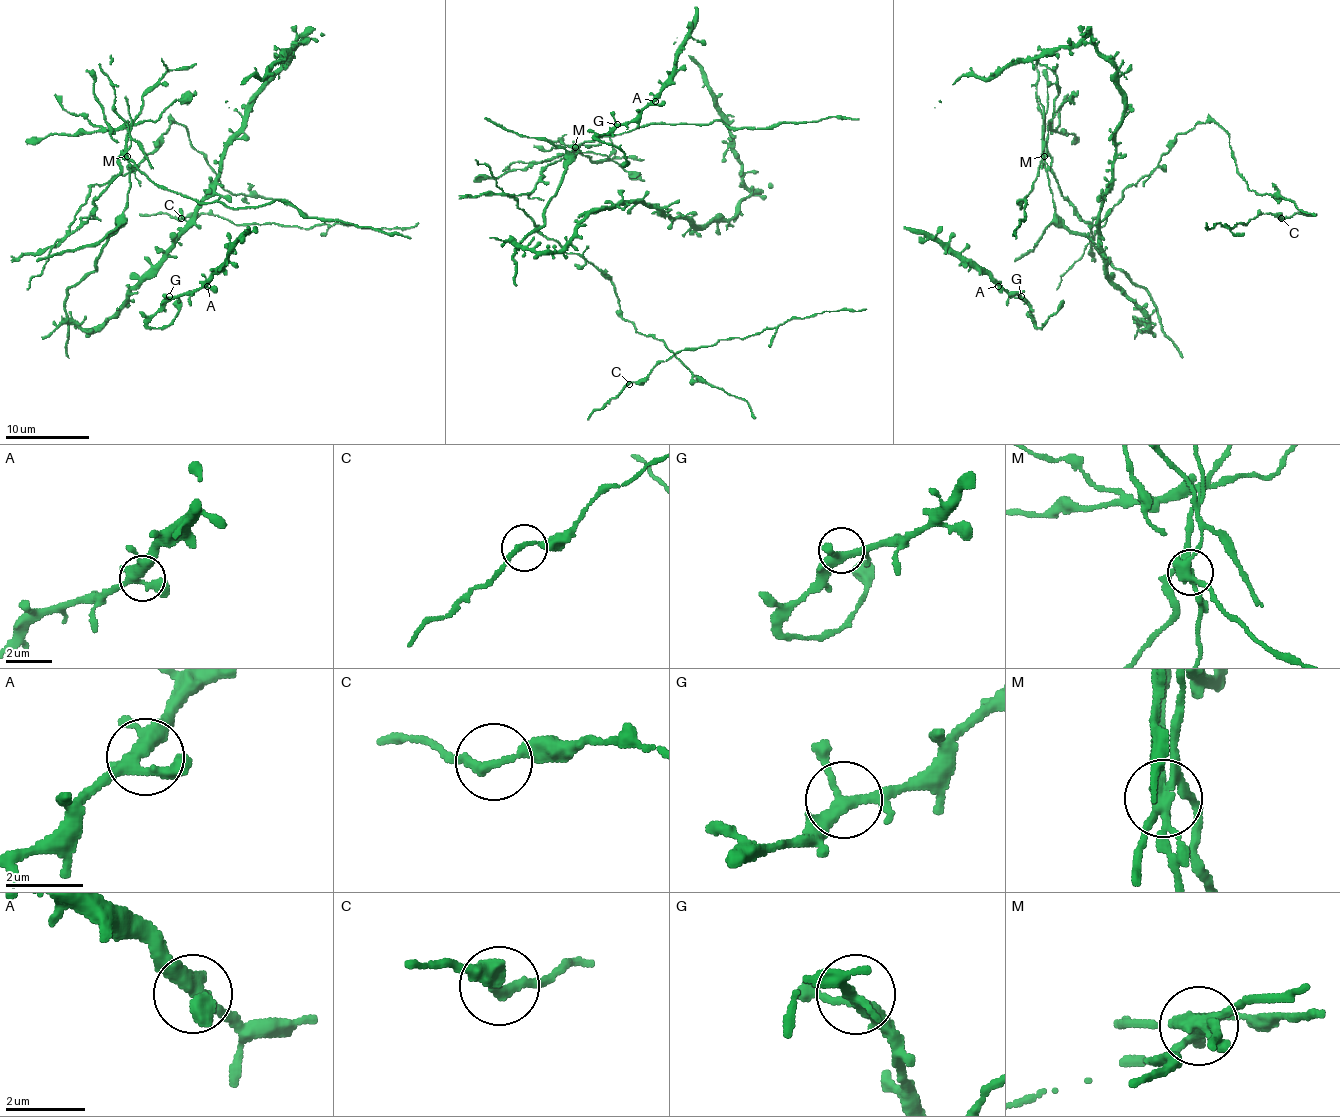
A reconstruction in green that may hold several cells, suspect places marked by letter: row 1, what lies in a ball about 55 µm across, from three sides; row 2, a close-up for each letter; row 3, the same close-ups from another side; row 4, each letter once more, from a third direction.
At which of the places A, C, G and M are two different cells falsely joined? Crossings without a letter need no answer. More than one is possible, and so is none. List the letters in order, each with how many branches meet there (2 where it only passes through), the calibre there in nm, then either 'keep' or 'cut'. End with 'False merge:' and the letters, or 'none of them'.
A: 4 | 340 nm | keep
C: 2 | 220 nm | keep
G: 4 | 280 nm | keep
M: 5 | 320 nm | cut
False merge: M

